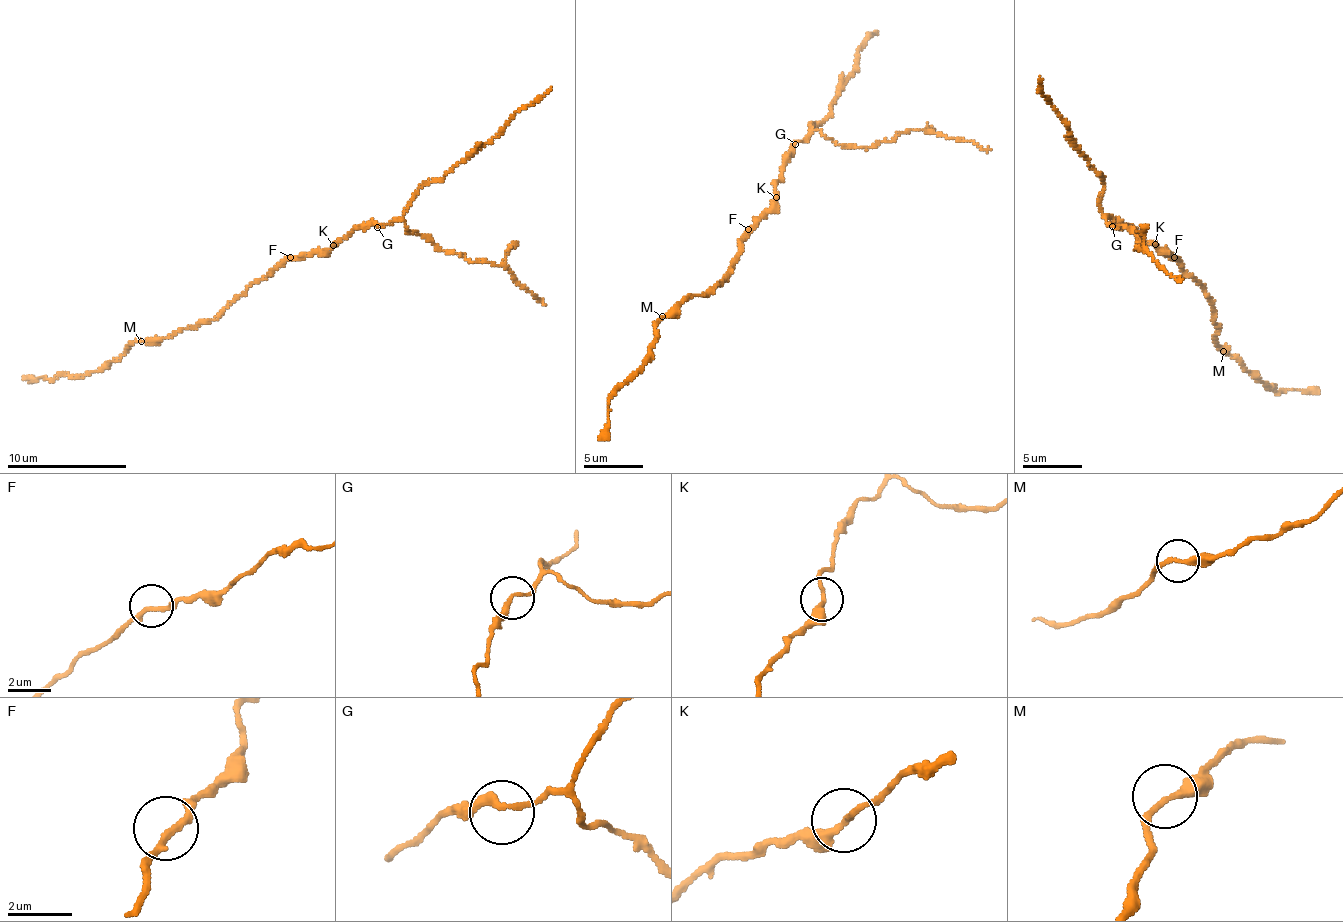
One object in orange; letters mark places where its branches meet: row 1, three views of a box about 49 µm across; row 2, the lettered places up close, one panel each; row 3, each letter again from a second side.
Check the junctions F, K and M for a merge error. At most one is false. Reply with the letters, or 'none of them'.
K

